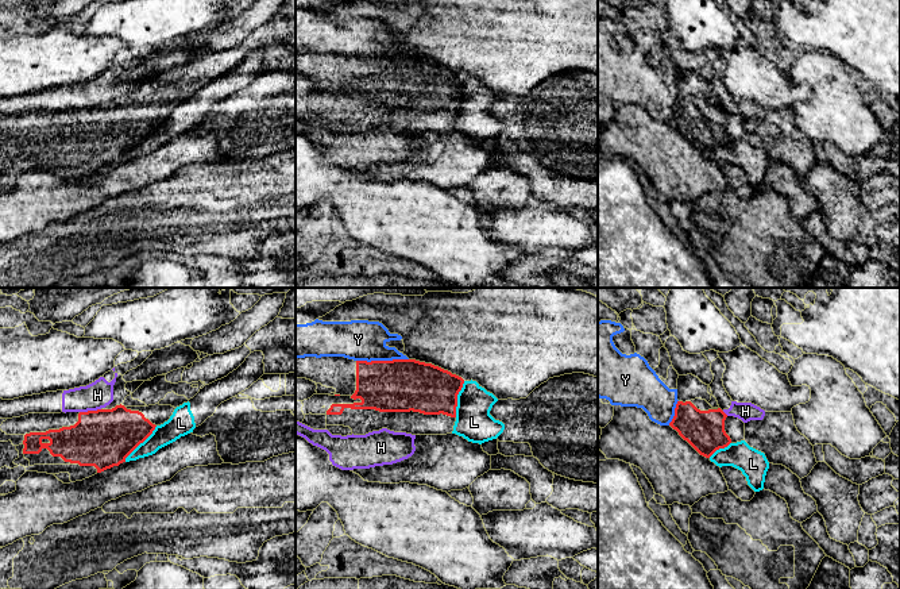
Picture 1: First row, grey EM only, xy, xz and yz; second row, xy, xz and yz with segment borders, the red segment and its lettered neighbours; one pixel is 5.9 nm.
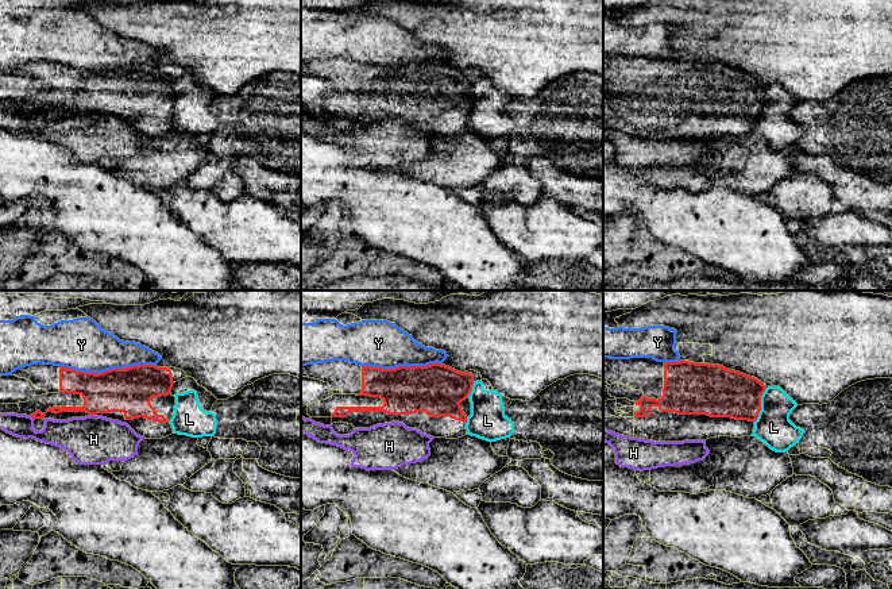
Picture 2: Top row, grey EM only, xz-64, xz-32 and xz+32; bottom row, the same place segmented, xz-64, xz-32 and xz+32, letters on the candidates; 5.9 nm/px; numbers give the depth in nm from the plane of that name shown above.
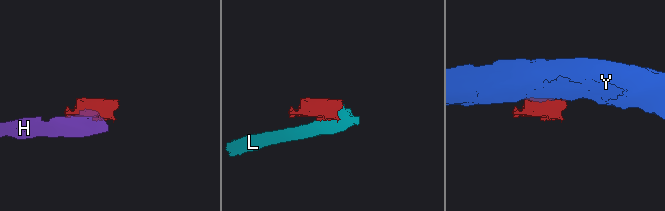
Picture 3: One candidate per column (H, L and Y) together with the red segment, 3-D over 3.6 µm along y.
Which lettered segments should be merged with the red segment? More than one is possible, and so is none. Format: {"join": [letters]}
{"join": []}

